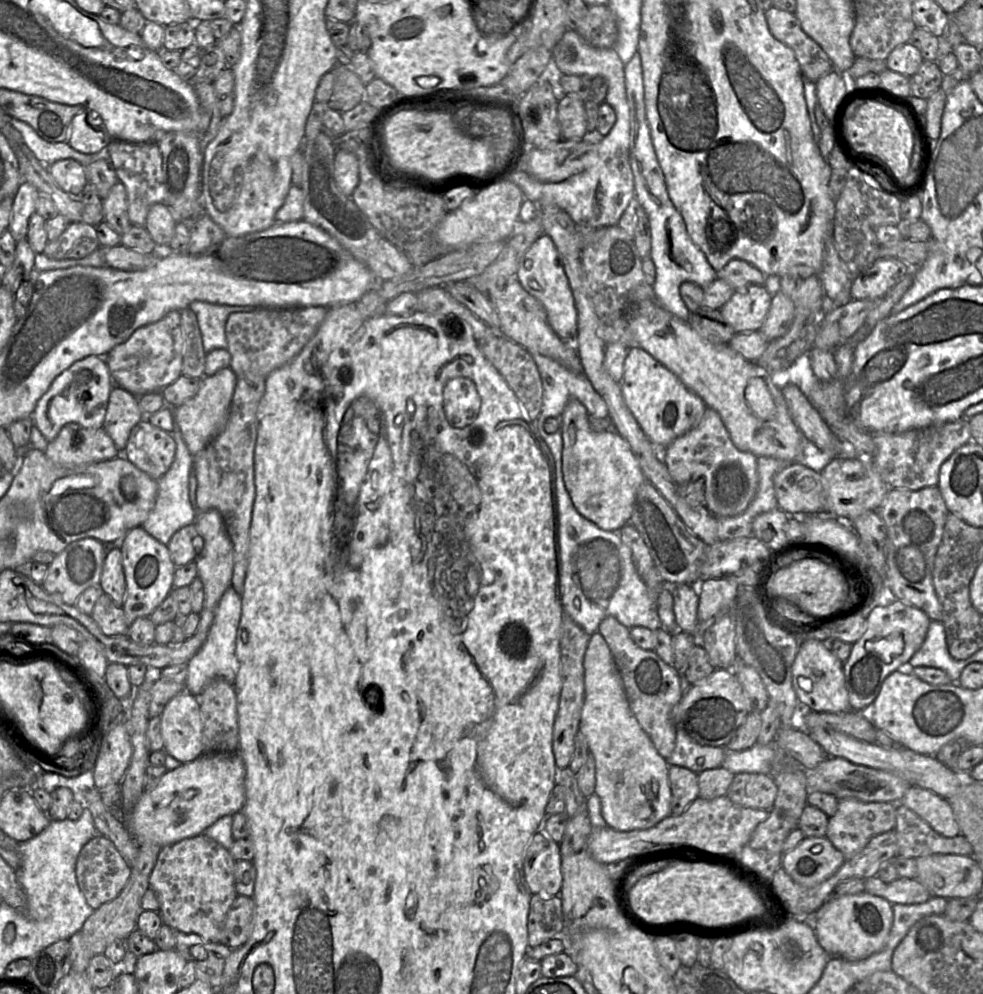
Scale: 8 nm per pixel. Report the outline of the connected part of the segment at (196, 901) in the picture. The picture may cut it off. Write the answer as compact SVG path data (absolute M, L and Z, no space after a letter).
M204 834L162 847L149 876L149 888L158 900L163 924L221 943L225 939L227 913L238 895L234 882L235 862L228 849Z

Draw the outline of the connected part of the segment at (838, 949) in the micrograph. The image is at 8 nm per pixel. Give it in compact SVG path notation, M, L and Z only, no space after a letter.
M866 892L829 898L815 913L813 930L819 945L829 956L849 961L863 960L886 944L893 923L892 904Z

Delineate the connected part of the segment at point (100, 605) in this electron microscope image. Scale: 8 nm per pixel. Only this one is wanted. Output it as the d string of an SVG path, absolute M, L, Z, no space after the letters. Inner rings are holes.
M104 593L96 601L91 617L106 636L127 635L128 633L129 626L125 621L122 607L116 605Z

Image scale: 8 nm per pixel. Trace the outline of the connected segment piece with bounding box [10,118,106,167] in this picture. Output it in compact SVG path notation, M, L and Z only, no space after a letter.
M11 118L10 122L21 134L24 142L36 158L45 165L51 165L58 160L71 158L84 167L88 167L93 162L106 158L106 151L84 154L73 149L68 142L51 143L43 140L30 125L16 118Z

